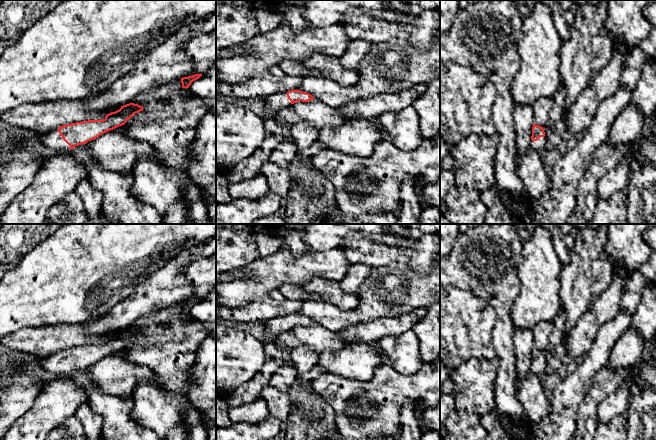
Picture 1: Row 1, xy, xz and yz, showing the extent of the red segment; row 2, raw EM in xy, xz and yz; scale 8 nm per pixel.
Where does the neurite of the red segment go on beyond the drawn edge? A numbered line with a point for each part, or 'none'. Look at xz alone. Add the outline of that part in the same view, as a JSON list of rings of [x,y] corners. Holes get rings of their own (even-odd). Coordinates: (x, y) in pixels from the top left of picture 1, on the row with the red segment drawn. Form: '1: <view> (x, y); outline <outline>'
1: xz (249, 168); outline [[[287,92],[274,94],[265,98],[264,120],[265,138],[261,146],[248,158],[240,161],[227,171],[229,184],[237,184],[244,180],[251,180],[260,174],[262,166],[269,161],[274,149],[283,141],[284,135],[275,115],[280,110],[292,105]]]

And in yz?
1: yz (539, 145); outline [[[546,135],[544,137],[540,137],[537,141],[532,141],[531,145],[536,151],[542,151],[547,143]]]

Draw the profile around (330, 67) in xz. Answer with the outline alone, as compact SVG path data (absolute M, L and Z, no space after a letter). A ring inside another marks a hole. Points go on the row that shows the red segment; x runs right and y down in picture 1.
M313 54L302 63L309 69L316 69L320 75L332 79L343 87L355 85L359 80L358 72L346 69L339 57Z

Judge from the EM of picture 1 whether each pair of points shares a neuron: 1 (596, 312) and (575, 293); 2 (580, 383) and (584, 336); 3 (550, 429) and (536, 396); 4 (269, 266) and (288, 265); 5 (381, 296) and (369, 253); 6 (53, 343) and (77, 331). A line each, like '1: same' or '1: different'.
1: different
2: different
3: different
4: same
5: different
6: same

